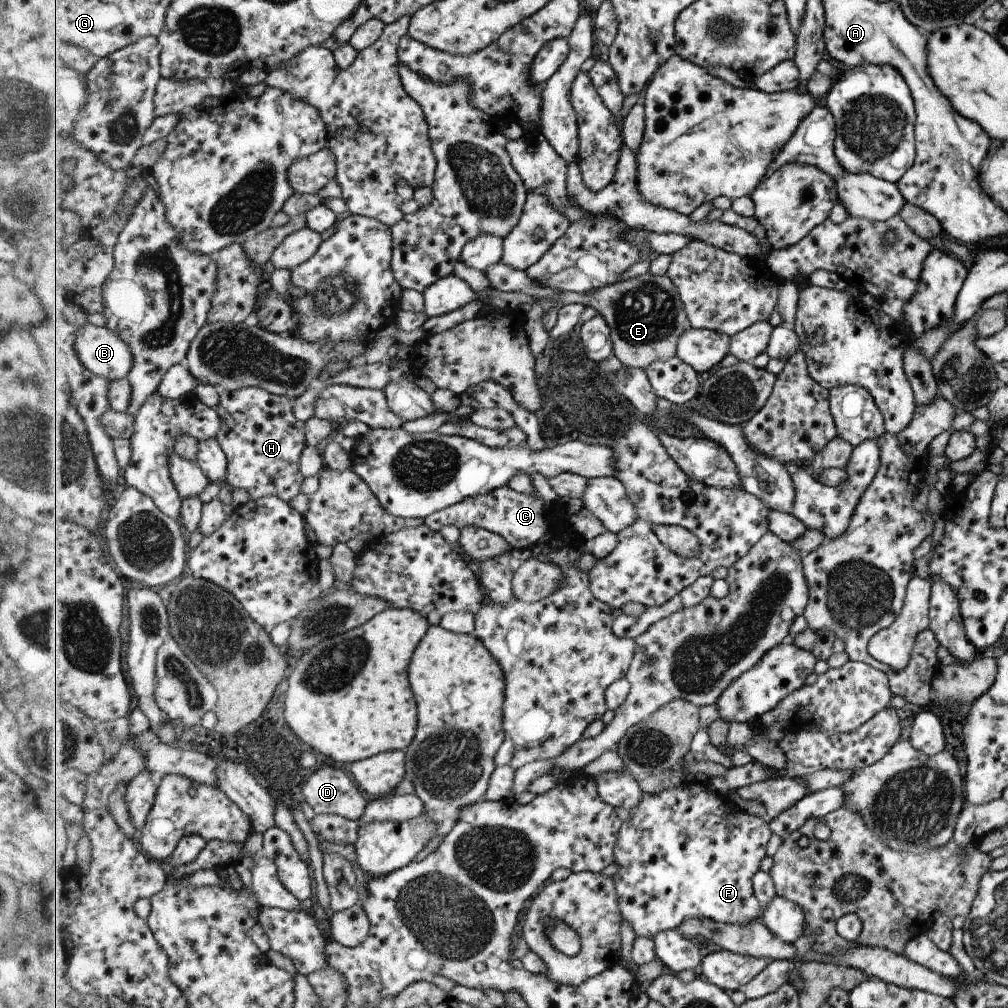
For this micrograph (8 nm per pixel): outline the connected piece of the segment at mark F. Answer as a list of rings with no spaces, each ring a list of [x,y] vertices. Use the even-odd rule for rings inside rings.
[[[701,781],[691,783],[683,782],[675,788],[665,789],[657,794],[645,793],[643,800],[631,810],[631,818],[624,822],[618,832],[618,839],[615,847],[615,860],[618,871],[613,878],[616,882],[616,891],[620,901],[620,909],[623,921],[632,927],[637,937],[654,939],[660,932],[670,931],[679,928],[687,918],[710,918],[717,922],[727,924],[753,923],[761,921],[765,914],[765,906],[760,903],[754,891],[753,879],[762,868],[762,862],[768,856],[768,844],[774,835],[769,820],[753,816],[752,813],[742,809],[731,794],[721,795],[719,791],[710,791],[709,784]]]

